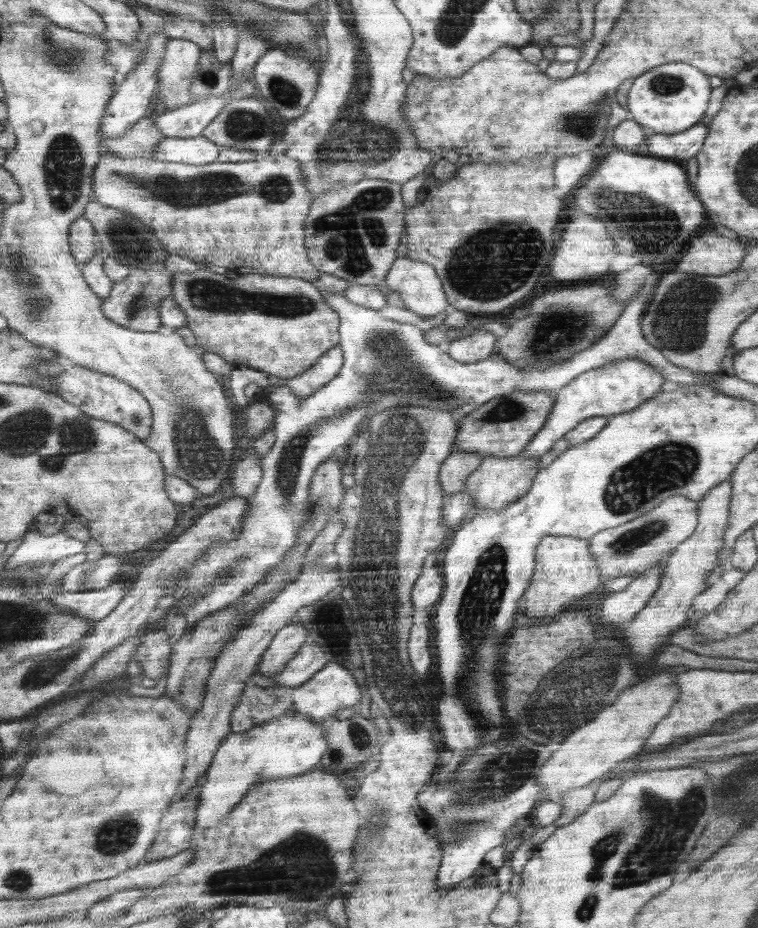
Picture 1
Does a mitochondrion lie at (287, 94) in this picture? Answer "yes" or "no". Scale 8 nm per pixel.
yes

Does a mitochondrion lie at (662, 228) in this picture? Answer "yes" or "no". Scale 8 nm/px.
yes

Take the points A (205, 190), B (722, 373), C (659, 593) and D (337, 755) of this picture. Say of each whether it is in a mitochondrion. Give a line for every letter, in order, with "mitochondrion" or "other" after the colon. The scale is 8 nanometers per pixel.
A: mitochondrion
B: other
C: other
D: mitochondrion

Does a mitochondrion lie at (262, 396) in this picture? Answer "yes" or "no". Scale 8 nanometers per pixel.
no

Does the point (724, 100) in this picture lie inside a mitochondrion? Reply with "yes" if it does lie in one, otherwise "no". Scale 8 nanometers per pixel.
no

